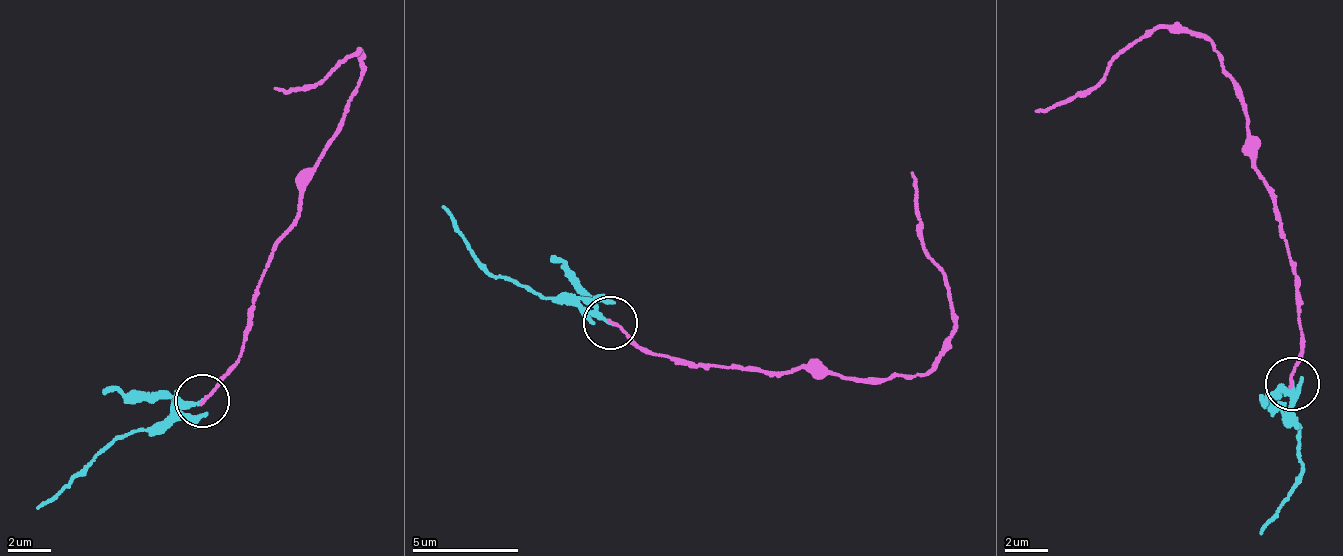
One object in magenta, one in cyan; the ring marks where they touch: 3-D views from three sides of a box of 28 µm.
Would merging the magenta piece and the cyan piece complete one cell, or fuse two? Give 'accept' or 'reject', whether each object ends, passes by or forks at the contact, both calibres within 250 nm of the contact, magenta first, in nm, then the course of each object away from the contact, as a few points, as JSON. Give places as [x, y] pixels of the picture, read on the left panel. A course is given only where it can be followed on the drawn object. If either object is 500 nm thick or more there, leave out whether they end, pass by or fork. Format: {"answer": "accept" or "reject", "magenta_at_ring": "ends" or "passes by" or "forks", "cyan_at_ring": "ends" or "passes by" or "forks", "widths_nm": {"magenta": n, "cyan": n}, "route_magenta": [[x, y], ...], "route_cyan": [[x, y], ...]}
{"answer": "reject", "magenta_at_ring": "ends", "cyan_at_ring": "passes by", "widths_nm": {"magenta": 140, "cyan": 170}, "route_magenta": [[200, 402], [237, 362], [250, 293], [298, 208], [359, 79], [359, 57], [351, 52], [314, 85], [276, 87]], "route_cyan": [[200, 402], [145, 428], [132, 430], [38, 509]]}

